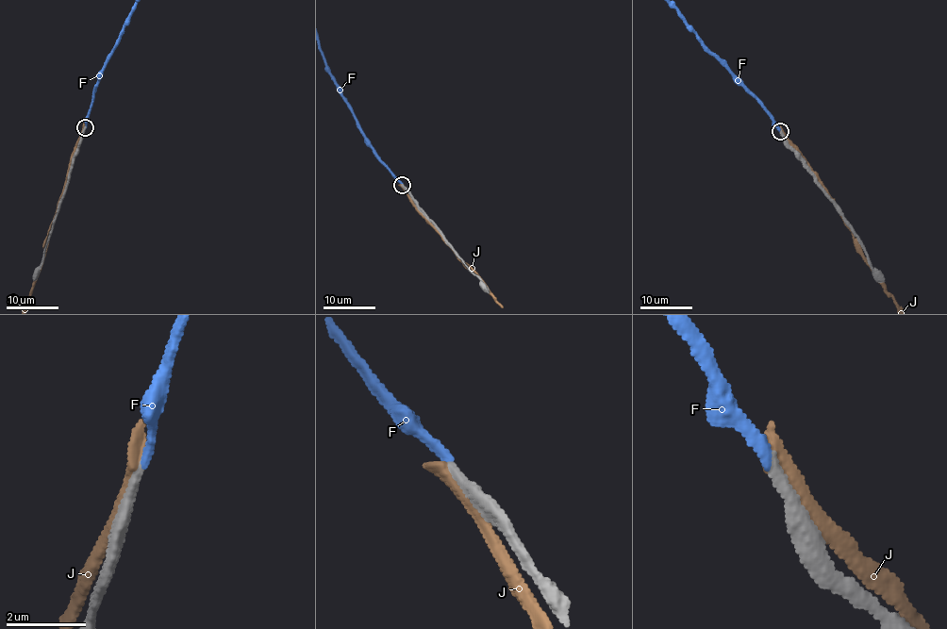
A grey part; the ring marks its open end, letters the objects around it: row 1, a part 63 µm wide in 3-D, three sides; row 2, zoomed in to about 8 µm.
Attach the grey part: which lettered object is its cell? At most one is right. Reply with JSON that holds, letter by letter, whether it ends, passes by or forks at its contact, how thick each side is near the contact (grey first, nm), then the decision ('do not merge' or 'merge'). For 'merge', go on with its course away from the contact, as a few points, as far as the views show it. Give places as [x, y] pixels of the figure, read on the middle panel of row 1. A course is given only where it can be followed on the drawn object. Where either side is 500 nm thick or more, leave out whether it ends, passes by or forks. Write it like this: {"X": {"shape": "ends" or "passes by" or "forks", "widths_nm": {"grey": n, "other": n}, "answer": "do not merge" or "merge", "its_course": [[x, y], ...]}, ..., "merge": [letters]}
{"F": {"shape": "ends", "widths_nm": {"grey": 280, "other": 240}, "answer": "merge"}, "J": {"shape": "passes by", "widths_nm": {"grey": 340, "other": 300}, "answer": "do not merge"}, "merge": ["F"]}

